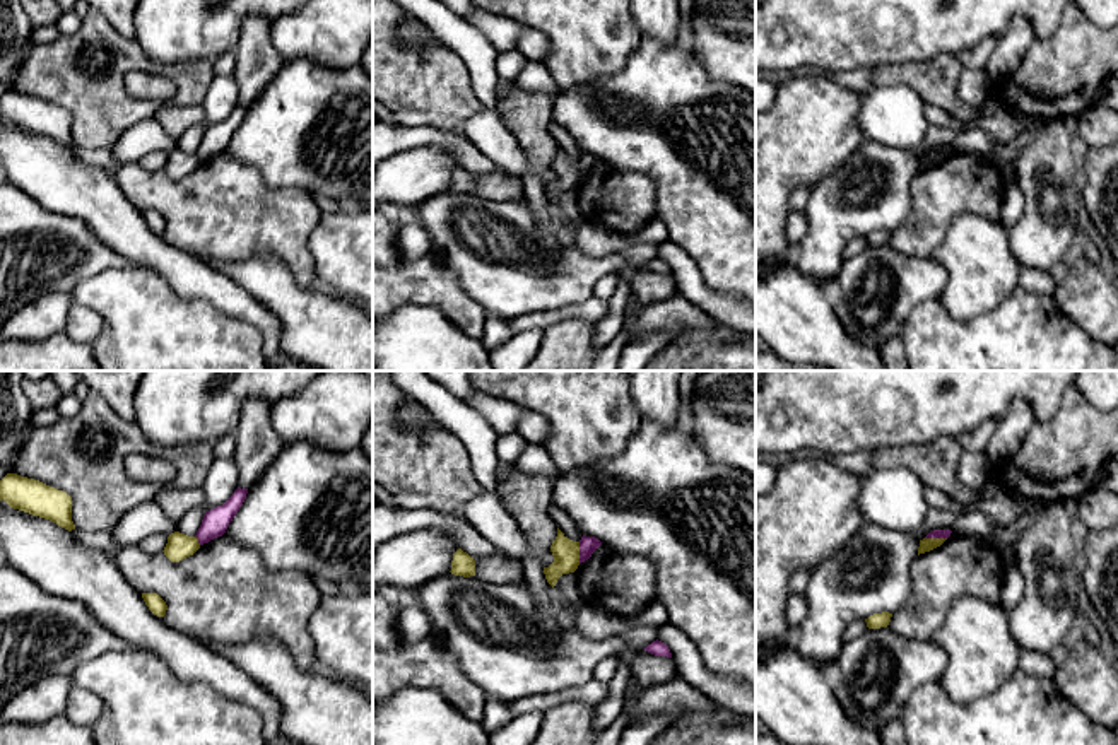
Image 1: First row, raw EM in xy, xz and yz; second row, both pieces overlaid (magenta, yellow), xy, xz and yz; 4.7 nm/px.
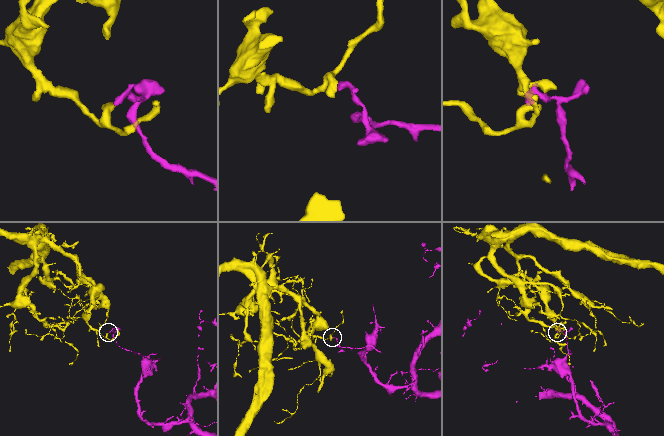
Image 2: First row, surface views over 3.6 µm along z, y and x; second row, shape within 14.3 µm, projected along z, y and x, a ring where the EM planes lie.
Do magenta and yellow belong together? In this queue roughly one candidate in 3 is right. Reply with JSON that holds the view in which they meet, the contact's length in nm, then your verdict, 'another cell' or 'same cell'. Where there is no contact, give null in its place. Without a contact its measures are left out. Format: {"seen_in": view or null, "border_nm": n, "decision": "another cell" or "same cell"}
{"seen_in": "xz", "border_nm": 100, "decision": "another cell"}

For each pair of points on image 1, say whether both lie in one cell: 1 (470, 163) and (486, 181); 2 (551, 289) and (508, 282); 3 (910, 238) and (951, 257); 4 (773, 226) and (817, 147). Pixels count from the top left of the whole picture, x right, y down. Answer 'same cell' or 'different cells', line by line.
1: different cells
2: same cell
3: different cells
4: same cell

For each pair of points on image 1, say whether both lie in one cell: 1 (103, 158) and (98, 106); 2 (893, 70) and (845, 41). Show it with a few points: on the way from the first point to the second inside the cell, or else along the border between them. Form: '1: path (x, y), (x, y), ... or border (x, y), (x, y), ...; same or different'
1: border (76, 144), (108, 151); different
2: border (922, 60), (882, 62), (870, 69); different

